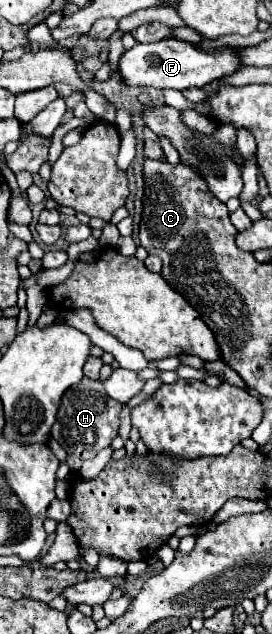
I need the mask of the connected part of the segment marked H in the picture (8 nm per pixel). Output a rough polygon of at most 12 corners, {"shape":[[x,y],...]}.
{"shape":[[84,377],[62,395],[52,437],[92,459],[118,435],[122,405]]}

